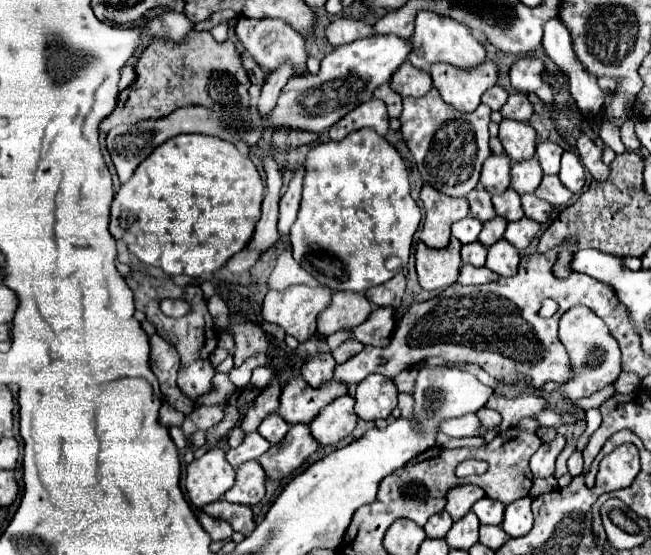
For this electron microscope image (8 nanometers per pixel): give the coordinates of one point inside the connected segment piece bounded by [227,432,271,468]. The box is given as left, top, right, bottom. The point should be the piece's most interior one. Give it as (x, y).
(253, 446)

